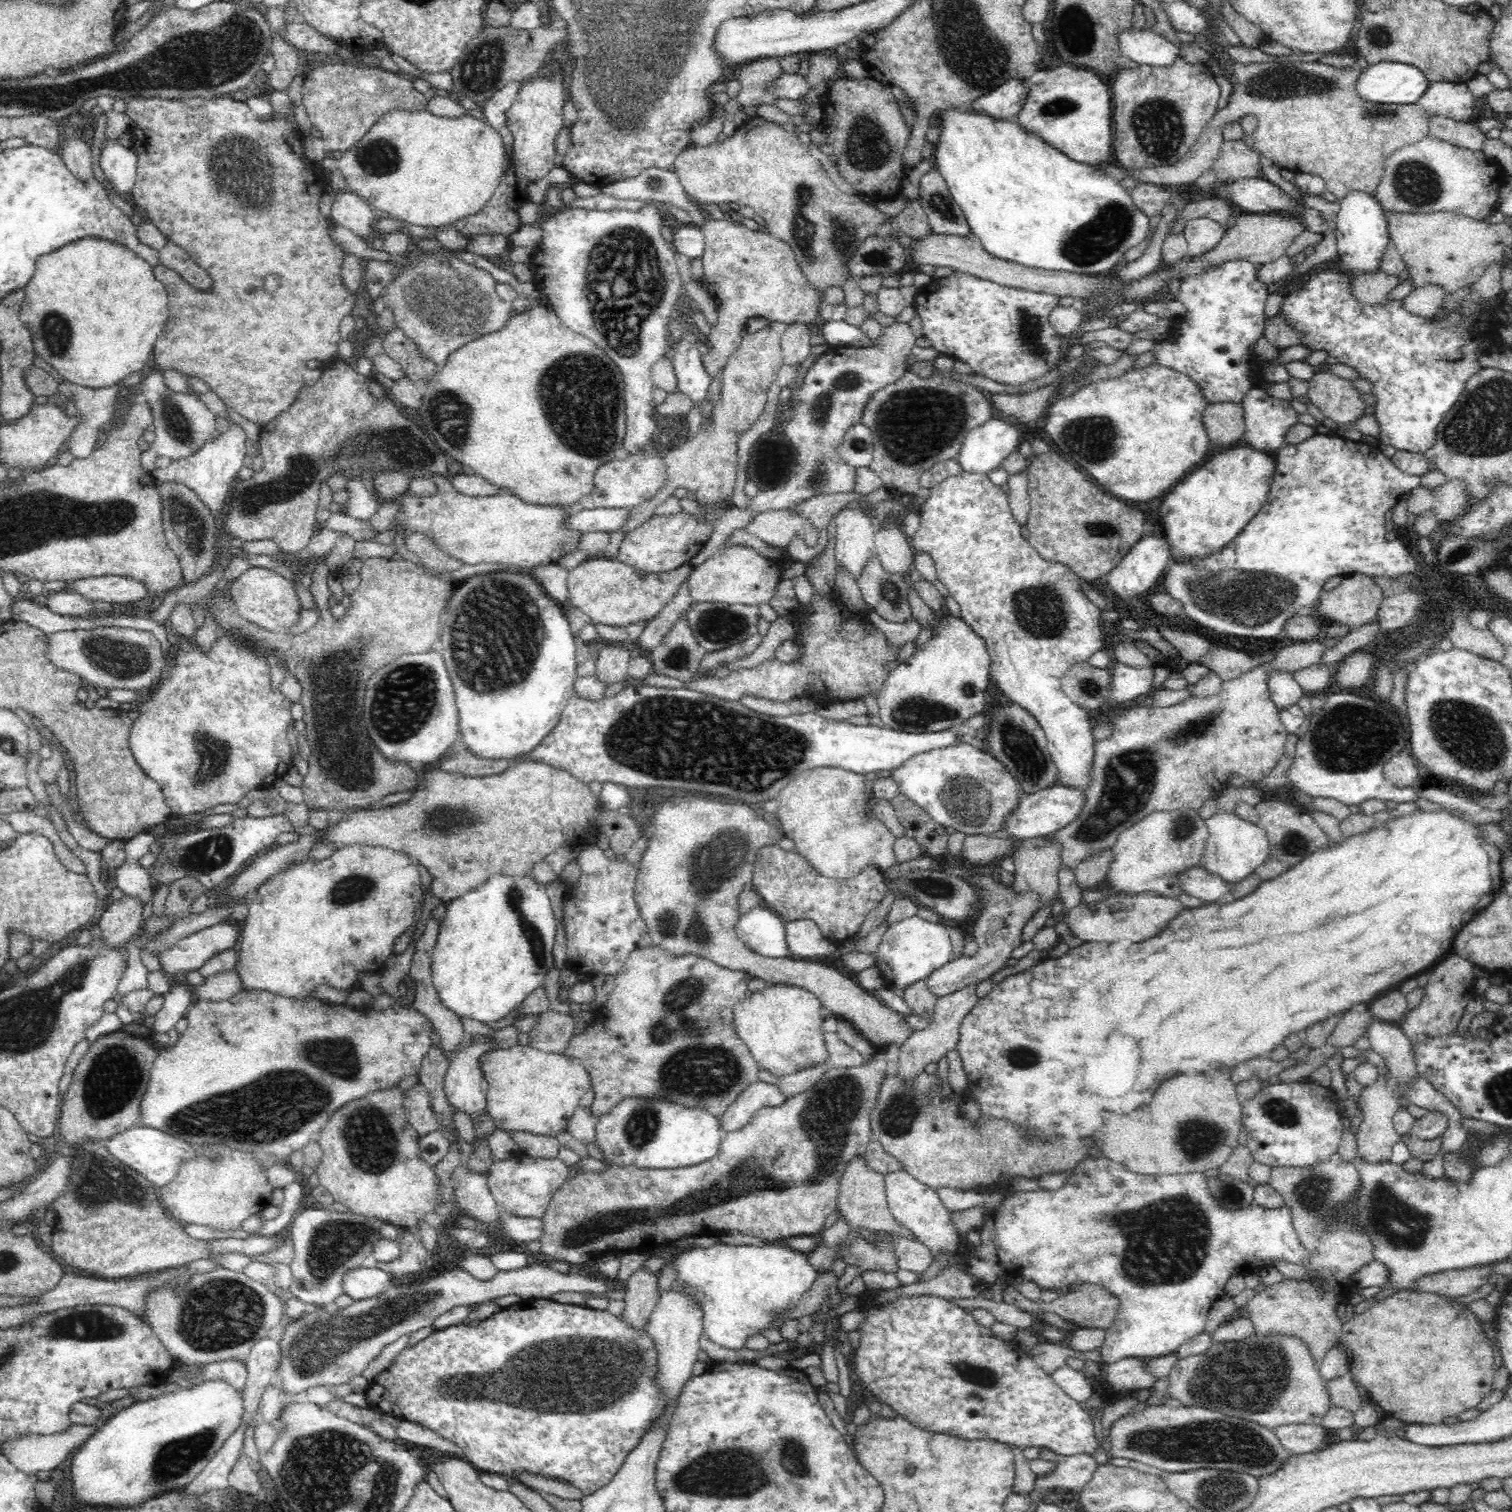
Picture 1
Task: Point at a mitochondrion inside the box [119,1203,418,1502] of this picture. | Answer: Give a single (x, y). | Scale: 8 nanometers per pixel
(222, 1314)

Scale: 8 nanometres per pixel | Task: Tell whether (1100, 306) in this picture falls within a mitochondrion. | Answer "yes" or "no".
no

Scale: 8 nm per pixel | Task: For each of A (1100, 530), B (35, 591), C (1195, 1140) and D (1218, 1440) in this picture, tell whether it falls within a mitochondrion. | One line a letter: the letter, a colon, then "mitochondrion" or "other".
A: mitochondrion
B: other
C: mitochondrion
D: mitochondrion

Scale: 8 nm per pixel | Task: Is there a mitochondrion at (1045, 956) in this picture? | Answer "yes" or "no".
no

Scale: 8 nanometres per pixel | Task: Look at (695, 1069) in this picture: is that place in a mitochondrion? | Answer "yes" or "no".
yes

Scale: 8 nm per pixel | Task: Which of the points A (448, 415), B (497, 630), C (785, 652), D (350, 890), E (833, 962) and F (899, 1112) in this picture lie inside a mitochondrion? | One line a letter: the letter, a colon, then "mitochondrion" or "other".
A: mitochondrion
B: mitochondrion
C: other
D: mitochondrion
E: other
F: mitochondrion

